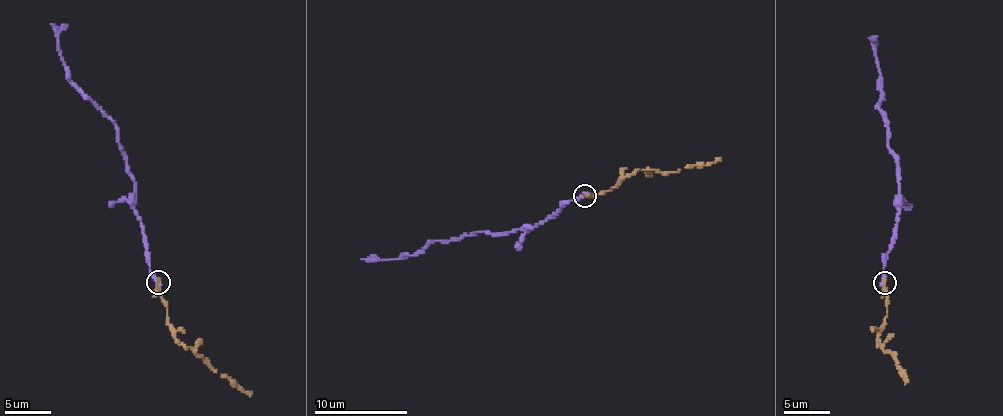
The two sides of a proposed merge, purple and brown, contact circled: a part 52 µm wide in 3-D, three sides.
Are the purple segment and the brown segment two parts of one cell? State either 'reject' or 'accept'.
accept

